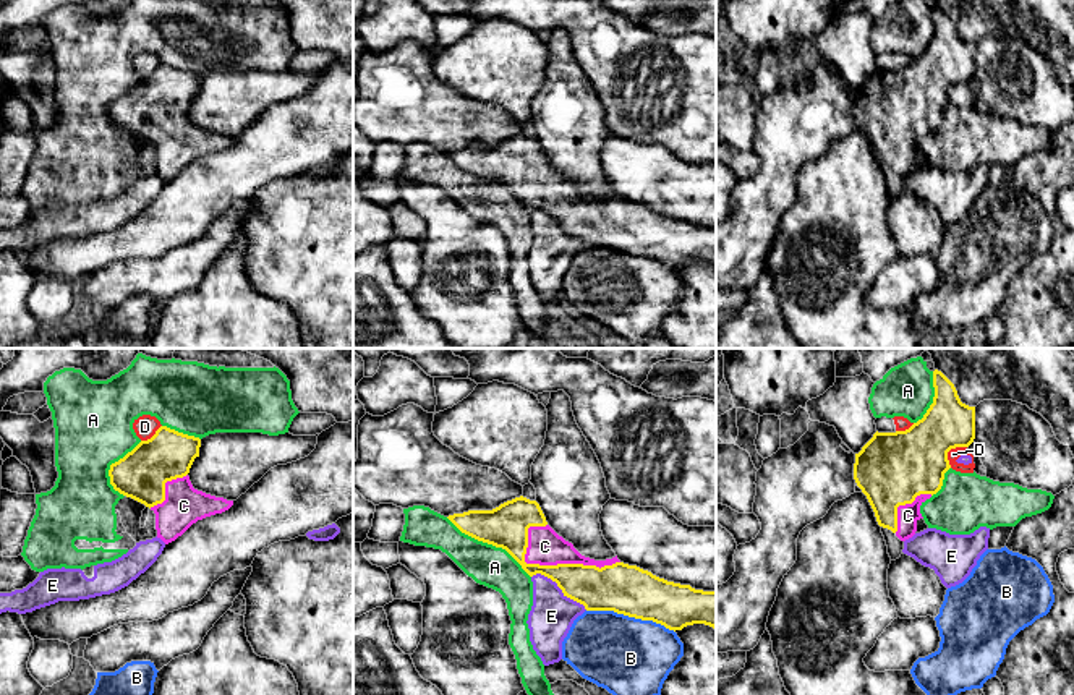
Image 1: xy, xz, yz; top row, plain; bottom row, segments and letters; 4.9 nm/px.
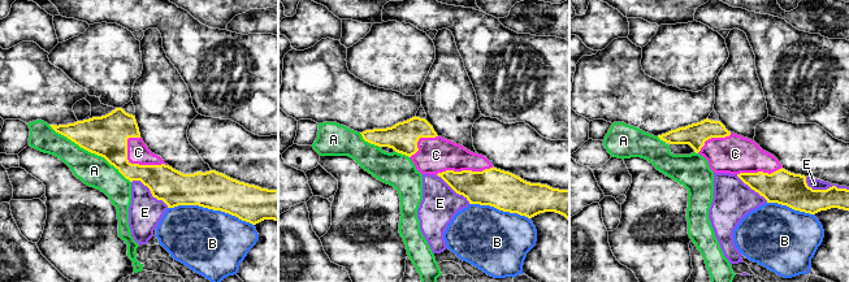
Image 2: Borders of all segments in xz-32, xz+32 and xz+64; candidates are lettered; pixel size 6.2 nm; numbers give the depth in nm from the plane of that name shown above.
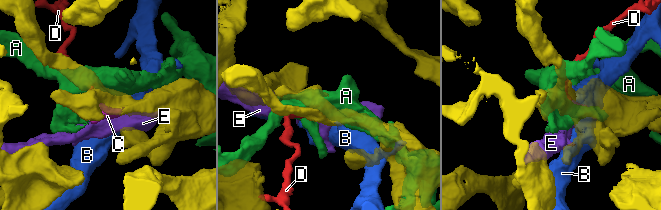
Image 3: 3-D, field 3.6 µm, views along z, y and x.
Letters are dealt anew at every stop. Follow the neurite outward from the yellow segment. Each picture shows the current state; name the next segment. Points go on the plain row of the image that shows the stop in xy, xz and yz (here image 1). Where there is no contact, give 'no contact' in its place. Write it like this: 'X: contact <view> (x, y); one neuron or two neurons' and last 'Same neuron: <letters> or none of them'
A: contact xz (490, 180); two neurons
B: contact xz (630, 253); two neurons
C: contact xz (558, 201); one neuron
D: contact yz (950, 86); two neurons
E: contact xz (559, 224); two neurons
Same neuron: C

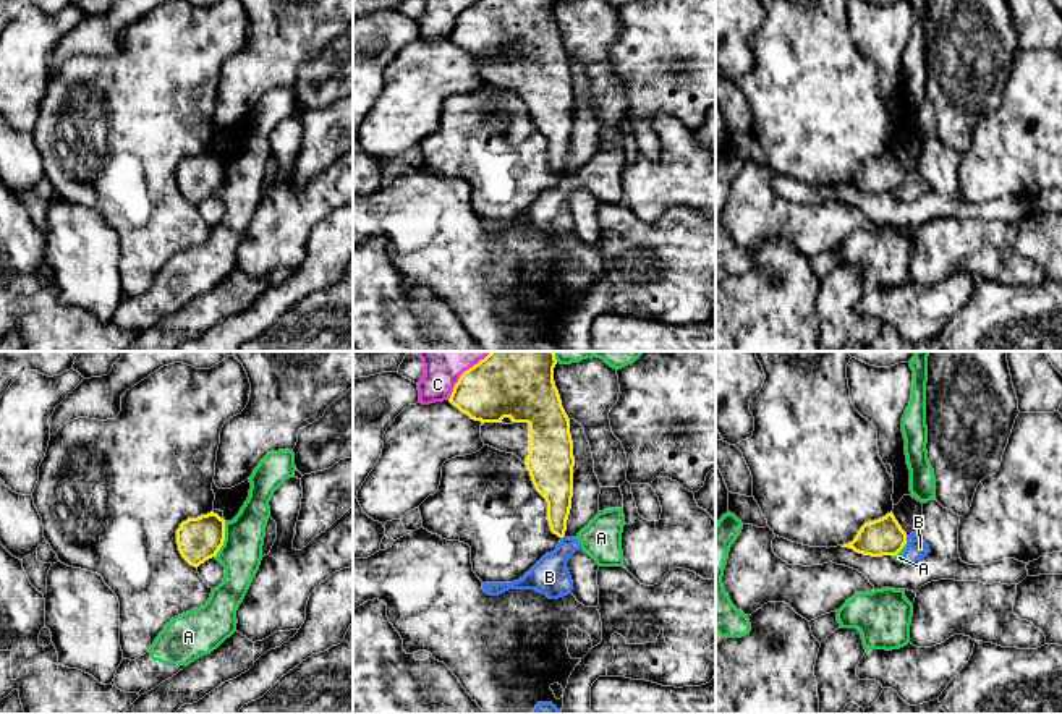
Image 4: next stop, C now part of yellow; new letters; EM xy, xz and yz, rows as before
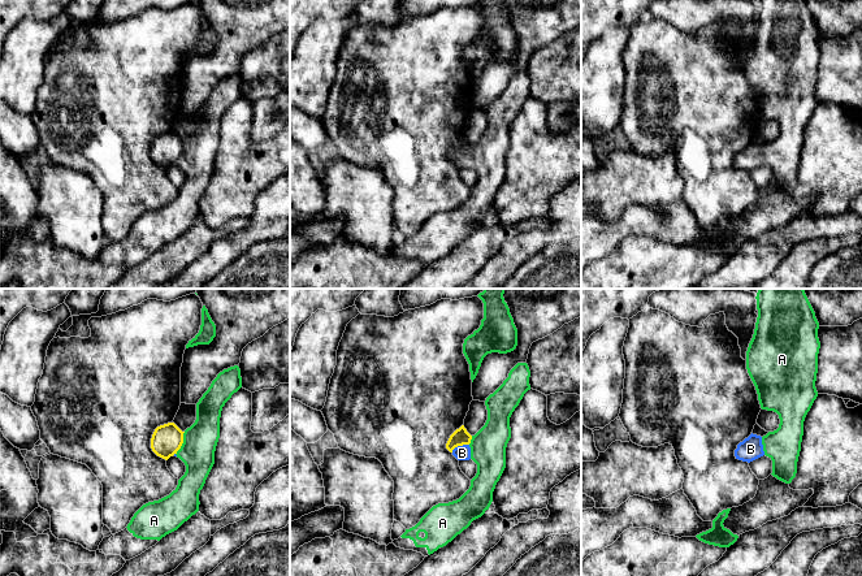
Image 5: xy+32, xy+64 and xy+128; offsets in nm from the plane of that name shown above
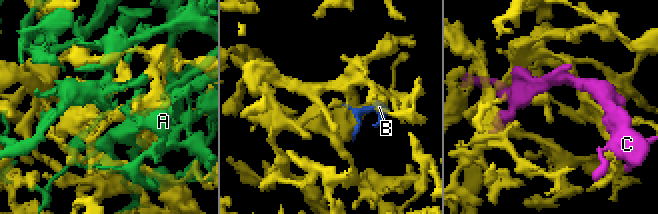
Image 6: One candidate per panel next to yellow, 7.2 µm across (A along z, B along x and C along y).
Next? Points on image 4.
A: contact xy (224, 177); two neurons
B: contact yz (905, 177); two neurons
C: contact xz (458, 16); two neurons
Same neuron: none of them

